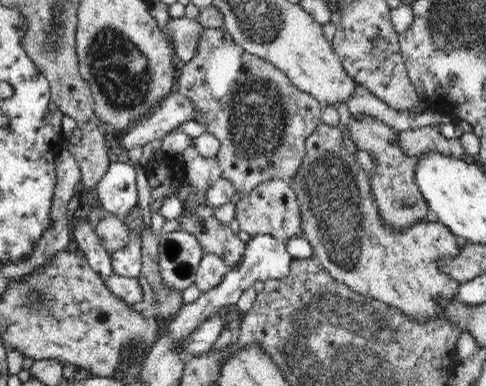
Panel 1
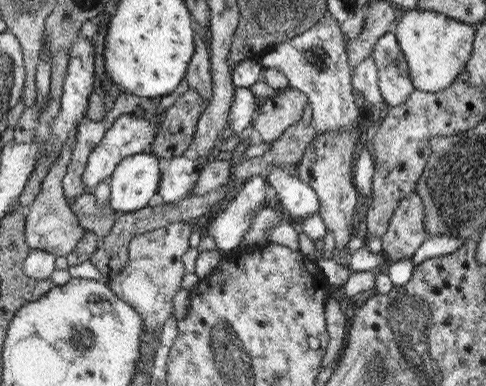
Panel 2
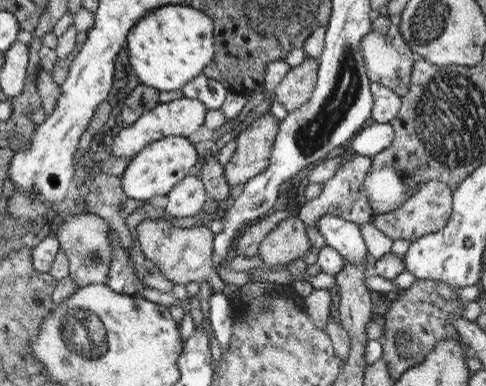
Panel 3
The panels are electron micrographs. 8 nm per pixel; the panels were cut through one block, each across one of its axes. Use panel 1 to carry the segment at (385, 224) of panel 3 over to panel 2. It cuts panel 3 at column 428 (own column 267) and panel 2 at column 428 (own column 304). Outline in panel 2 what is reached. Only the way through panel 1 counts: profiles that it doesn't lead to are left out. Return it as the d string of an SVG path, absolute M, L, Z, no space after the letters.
M411 192L409 198L403 198L395 208L395 214L389 222L389 230L381 238L381 252L389 256L389 264L397 260L407 260L427 238L429 234L425 232L425 212L421 198Z

